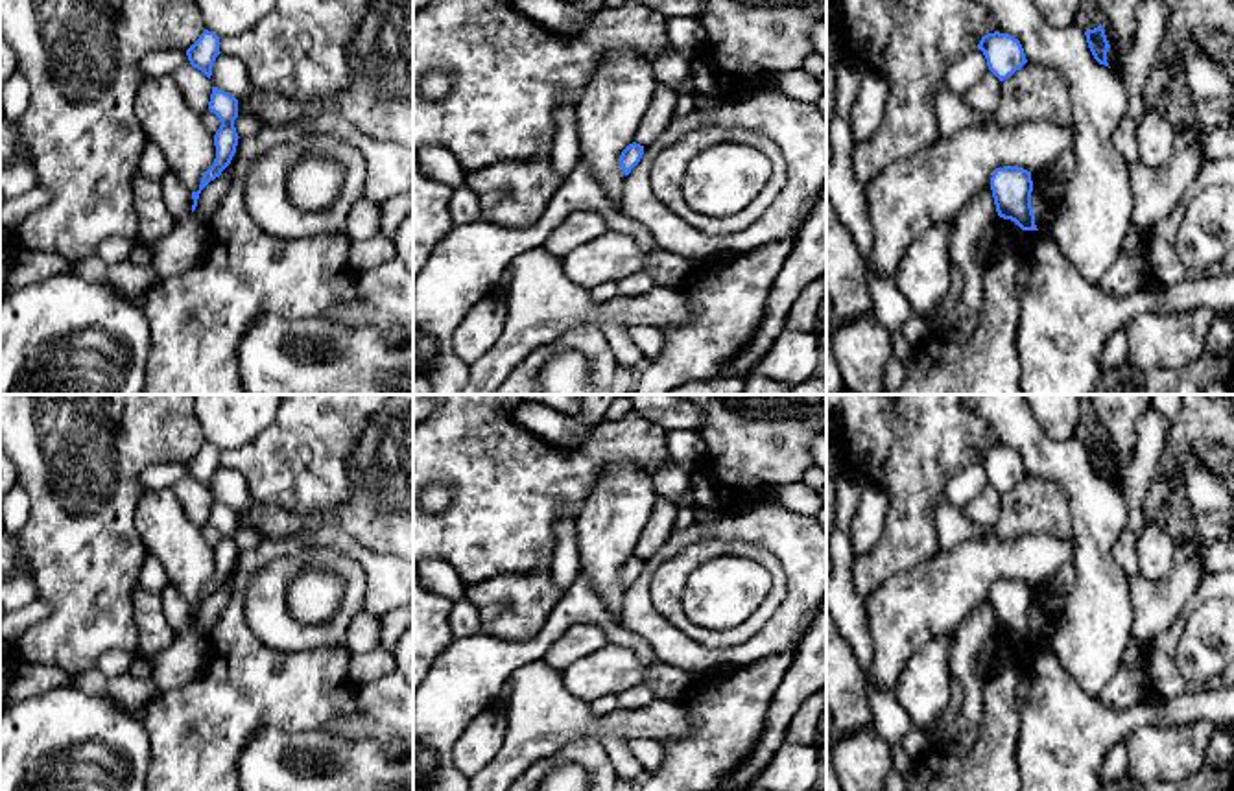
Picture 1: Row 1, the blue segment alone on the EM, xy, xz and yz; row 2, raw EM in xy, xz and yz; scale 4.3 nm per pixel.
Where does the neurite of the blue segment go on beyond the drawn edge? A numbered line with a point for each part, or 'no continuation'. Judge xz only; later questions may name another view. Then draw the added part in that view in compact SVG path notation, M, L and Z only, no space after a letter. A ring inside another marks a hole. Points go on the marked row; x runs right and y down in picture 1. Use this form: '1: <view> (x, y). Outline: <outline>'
no continuation

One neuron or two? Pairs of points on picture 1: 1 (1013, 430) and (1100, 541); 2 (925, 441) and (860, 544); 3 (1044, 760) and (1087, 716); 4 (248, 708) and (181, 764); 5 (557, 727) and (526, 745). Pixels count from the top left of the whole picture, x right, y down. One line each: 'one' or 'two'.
1: one
2: two
3: one
4: one
5: one

